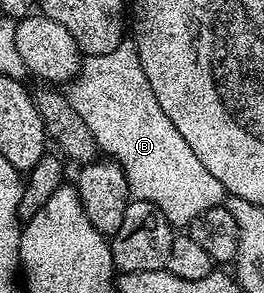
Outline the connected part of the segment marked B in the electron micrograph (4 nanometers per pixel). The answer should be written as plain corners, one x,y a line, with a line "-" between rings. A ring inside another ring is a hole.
123,38
112,53
85,56
64,94
96,137
99,152
124,169
131,196
156,205
170,224
189,225
200,213
223,202
220,181
204,169
200,157
188,149
188,141
168,121
168,113
160,109
156,93
144,77
144,65
140,65
133,38

